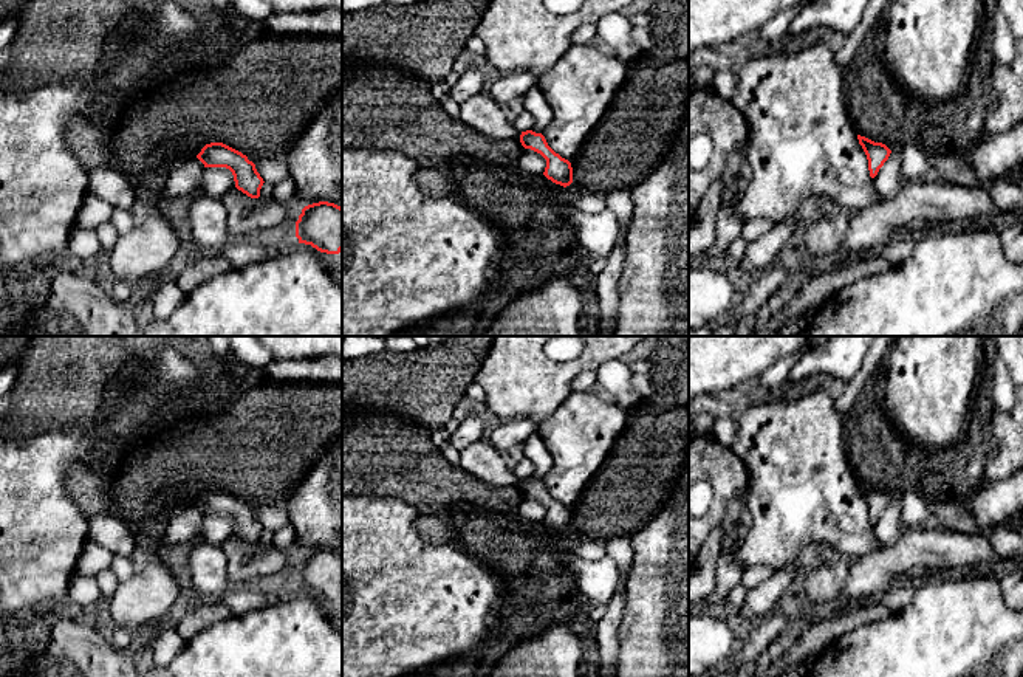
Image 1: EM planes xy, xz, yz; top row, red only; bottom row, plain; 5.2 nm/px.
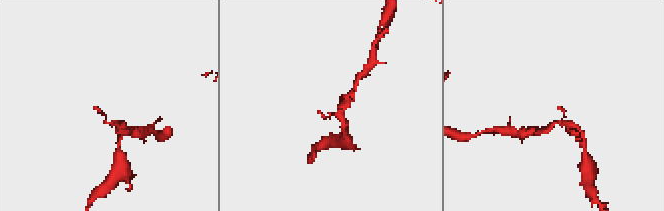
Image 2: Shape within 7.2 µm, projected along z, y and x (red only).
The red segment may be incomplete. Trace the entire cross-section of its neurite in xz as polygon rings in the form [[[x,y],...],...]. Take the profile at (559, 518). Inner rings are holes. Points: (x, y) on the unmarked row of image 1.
[[[532,477],[522,479],[520,490],[525,496],[531,496],[540,500],[546,507],[546,514],[543,522],[556,531],[563,534],[573,530],[573,514],[571,510],[556,500],[546,490],[542,480]]]

